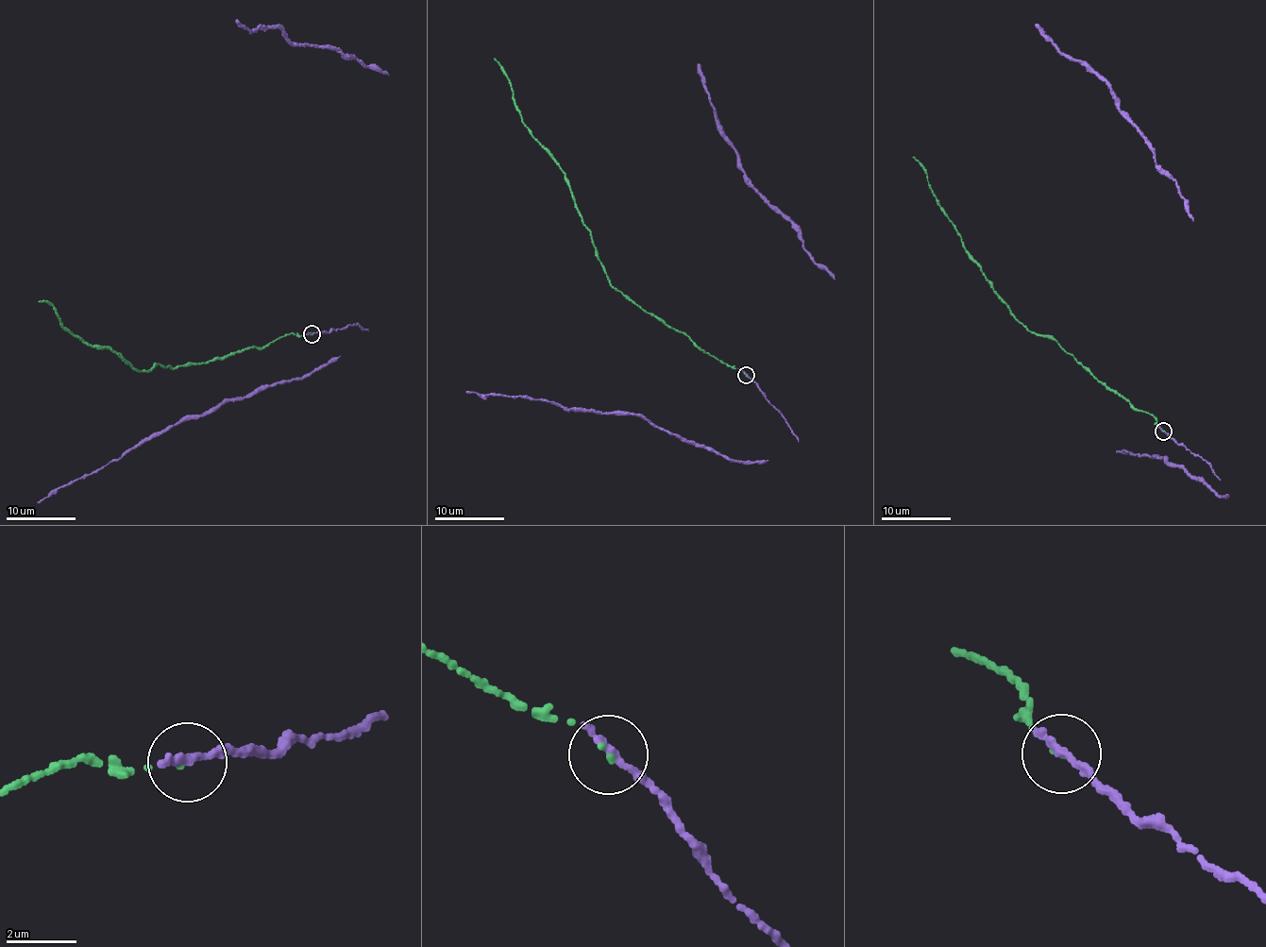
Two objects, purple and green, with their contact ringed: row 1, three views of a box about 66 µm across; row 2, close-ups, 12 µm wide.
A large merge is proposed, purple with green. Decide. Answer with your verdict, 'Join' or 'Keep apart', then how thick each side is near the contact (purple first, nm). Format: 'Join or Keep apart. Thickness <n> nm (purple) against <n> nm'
Join. Thickness 320 nm (purple) against 140 nm

